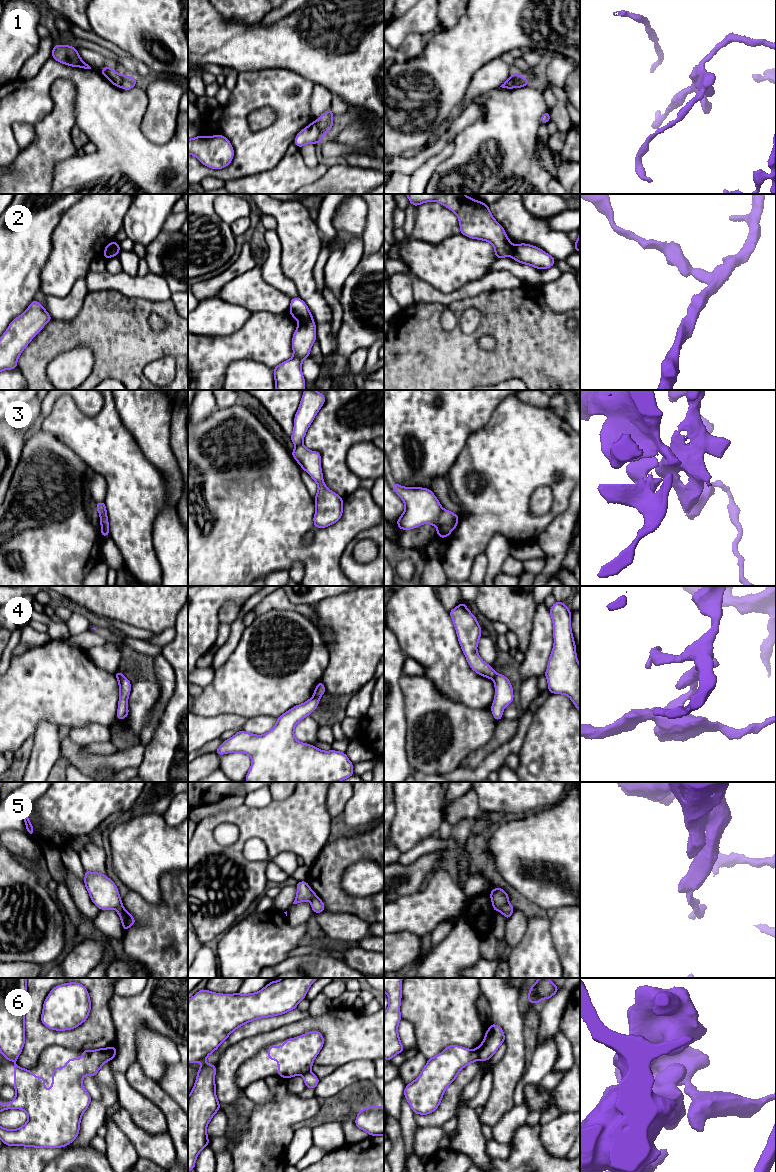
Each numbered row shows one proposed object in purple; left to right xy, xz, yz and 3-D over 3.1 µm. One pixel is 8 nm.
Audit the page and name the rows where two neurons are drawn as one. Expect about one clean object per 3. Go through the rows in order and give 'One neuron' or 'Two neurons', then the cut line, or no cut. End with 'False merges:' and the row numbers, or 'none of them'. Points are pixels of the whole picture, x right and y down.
1: Two neurons. Split along xz (314, 121), (323, 133)
2: Two neurons. Split along xy (119, 248), (103, 254)
3: Two neurons. Split along yz (443, 509), (436, 526)
4: Two neurons. Split along xz (313, 695), (319, 697)
5: Two neurons. Split along yz (508, 903), (498, 910)
6: Two neurons. Split along xy (105, 1048), (112, 1058)
False merges: 1, 2, 3, 4, 5, 6

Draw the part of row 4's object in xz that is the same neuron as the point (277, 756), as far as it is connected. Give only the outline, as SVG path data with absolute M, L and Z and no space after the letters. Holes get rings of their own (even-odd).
M320 697L296 705L277 718L275 726L263 735L238 731L233 737L223 741L215 751L216 755L241 752L252 759L245 780L247 782L339 782L354 775L353 763L346 753L323 751L314 745L299 742L294 736L295 726L303 718L310 716L319 705Z

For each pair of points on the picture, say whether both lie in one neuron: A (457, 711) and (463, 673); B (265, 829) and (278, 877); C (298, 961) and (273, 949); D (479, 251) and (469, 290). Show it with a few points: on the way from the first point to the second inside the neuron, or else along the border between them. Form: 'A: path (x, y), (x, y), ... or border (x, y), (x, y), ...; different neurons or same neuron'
A: border (438, 690), (456, 701), (481, 709); different neurons
B: border (271, 860), (266, 868), (267, 880); different neurons
C: border (287, 957), (272, 967); different neurons
D: border (489, 272), (482, 277), (469, 280), (451, 291); different neurons

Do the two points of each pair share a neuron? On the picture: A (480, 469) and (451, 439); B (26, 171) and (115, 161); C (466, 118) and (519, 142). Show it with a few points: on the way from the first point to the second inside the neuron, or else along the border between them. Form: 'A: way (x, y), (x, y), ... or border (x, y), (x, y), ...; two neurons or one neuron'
A: border (475, 431), (468, 437), (450, 471); two neurons
B: border (74, 155), (59, 160), (54, 165), (51, 183); two neurons
C: border (477, 103), (479, 117), (456, 136); two neurons

